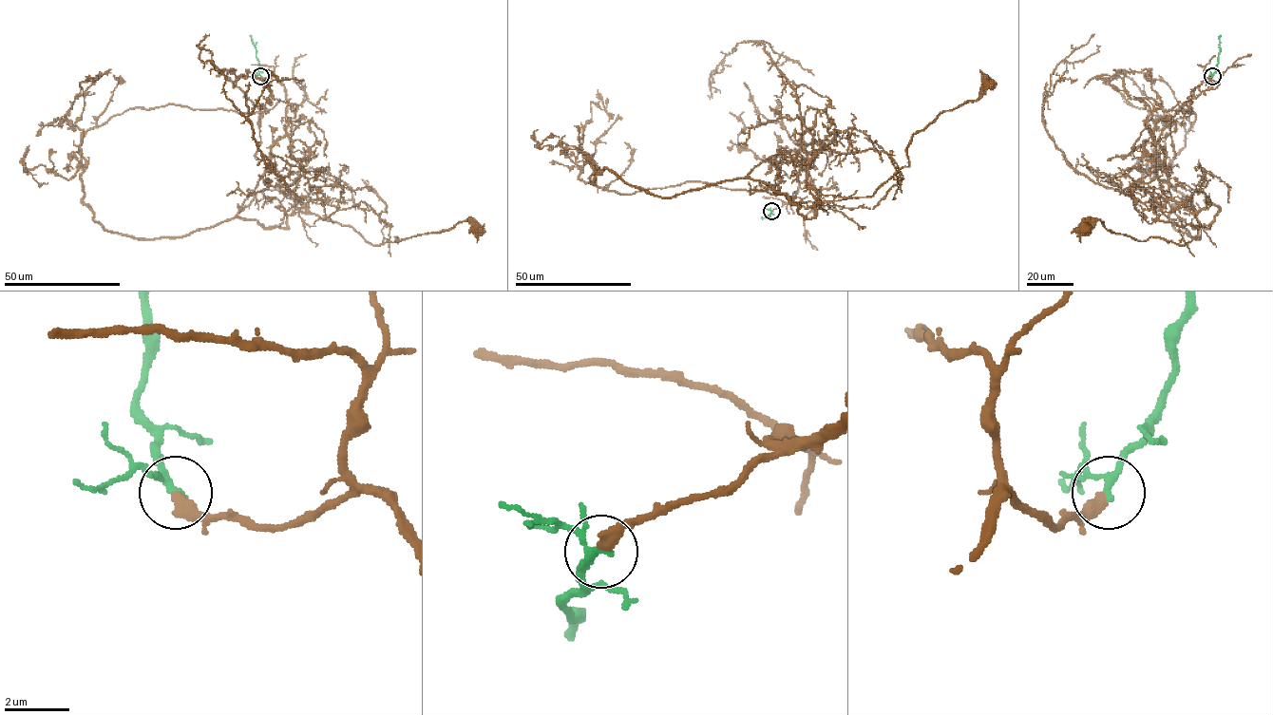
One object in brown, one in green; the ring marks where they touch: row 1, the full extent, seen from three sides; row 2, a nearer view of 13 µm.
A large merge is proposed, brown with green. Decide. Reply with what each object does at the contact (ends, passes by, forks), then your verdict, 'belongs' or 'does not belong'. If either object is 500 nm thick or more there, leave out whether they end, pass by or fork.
brown ends | green passes by | belongs

